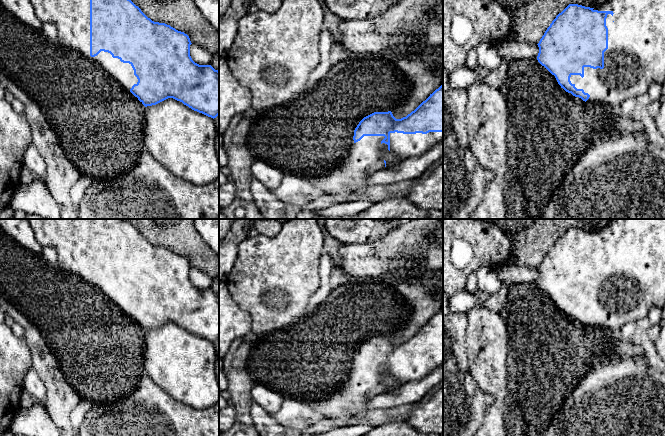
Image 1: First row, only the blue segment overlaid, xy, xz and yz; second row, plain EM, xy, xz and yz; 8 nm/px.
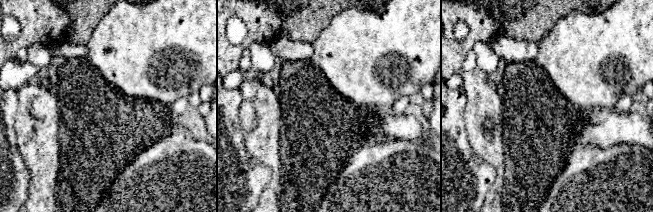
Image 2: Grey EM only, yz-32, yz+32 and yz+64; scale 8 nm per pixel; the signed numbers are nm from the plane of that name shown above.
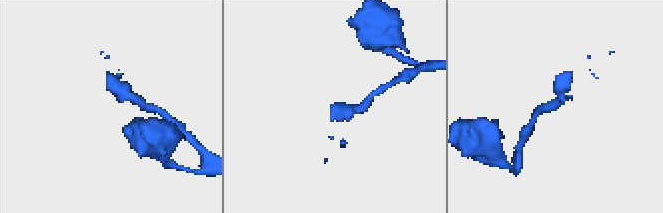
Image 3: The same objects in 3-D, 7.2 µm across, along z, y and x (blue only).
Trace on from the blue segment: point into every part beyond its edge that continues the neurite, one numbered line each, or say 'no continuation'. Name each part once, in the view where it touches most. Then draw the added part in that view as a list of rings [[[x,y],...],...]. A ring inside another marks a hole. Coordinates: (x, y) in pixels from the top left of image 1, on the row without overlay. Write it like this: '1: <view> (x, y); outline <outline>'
1: yz (635, 282); outline [[[612,219],[607,227],[593,234],[614,237],[606,242],[608,273],[604,276],[604,292],[584,291],[584,301],[571,299],[570,305],[590,319],[588,328],[601,328],[619,335],[624,324],[646,317],[653,307],[662,308],[665,303],[665,219]]]

